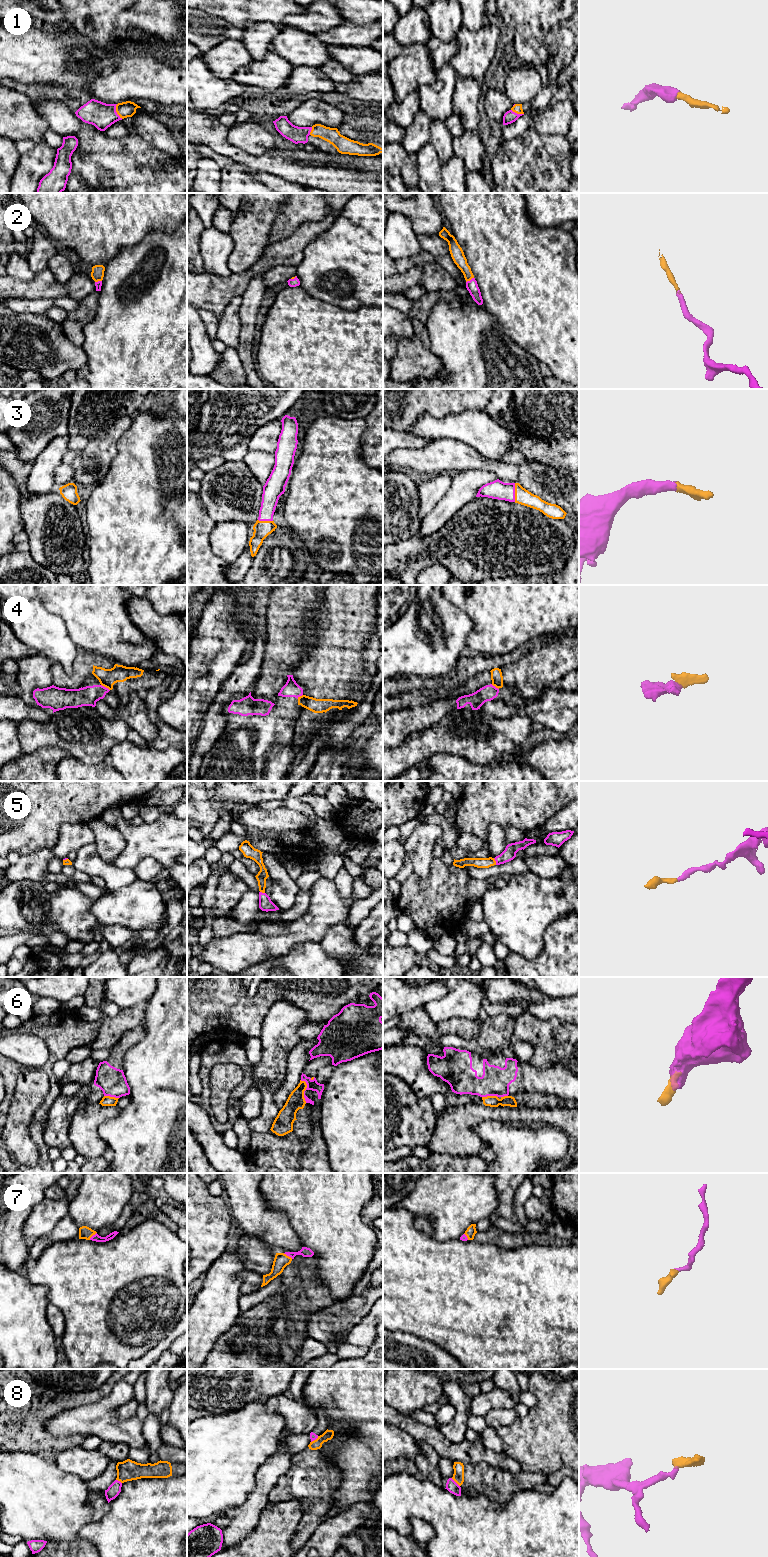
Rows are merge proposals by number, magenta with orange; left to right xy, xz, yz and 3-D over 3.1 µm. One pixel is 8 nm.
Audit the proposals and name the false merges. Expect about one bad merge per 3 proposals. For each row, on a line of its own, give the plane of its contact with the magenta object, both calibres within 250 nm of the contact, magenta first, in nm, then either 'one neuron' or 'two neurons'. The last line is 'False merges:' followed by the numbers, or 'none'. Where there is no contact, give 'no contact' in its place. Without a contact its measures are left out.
1: contact in xy; calibres 200 and 130 nm; one neuron
2: contact in yz; calibres 90 and 110 nm; one neuron
3: contact in yz; calibres 150 and 130 nm; one neuron
4: contact in xy; calibres 160 and 140 nm; two neurons
5: contact in yz; calibres 100 and 80 nm; one neuron
6: contact in xz; calibres 90 and 140 nm; two neurons
7: contact in xz; calibres 80 and 120 nm; one neuron
8: contact in yz; calibres 90 and 90 nm; two neurons
False merges: 4, 6, 8

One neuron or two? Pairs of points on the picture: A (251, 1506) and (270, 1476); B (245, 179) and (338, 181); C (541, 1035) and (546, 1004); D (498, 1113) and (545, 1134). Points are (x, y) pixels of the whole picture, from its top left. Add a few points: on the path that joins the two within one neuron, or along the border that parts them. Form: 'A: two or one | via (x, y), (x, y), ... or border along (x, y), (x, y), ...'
A: one | via (257, 1499), (264, 1483)
B: two | border along (236, 162), (242, 163), (251, 169)
C: two | border along (526, 1010), (541, 1019), (558, 1018), (567, 1023)
D: two | border along (501, 1121), (531, 1126)

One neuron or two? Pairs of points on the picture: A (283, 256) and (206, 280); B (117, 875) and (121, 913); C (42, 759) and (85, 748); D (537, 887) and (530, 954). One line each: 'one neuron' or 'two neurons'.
A: one neuron
B: two neurons
C: two neurons
D: one neuron

